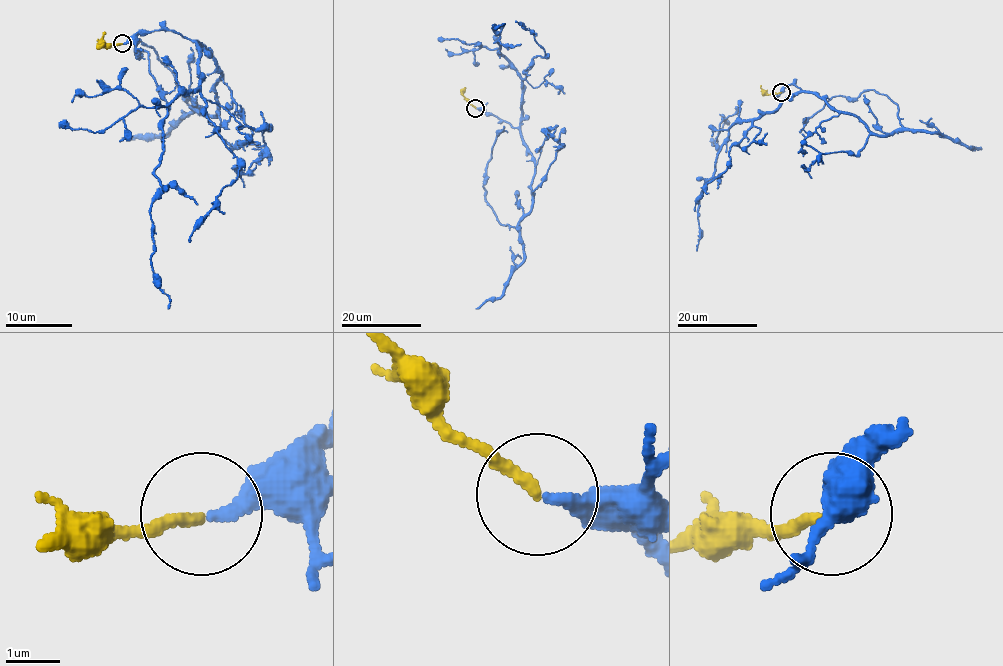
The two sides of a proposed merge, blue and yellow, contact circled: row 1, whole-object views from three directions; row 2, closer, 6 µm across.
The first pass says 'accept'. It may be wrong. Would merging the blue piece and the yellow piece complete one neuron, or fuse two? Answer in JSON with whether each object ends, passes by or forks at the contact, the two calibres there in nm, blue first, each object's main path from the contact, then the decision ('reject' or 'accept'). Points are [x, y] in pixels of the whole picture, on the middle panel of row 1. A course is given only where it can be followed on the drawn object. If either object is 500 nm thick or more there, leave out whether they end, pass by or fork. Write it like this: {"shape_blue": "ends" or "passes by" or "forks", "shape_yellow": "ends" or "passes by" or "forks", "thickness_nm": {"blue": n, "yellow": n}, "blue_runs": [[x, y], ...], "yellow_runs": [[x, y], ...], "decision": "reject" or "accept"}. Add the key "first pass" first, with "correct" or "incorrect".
{"first pass": "correct", "shape_blue": "ends", "shape_yellow": "ends", "thickness_nm": {"blue": 240, "yellow": 200}, "blue_runs": [[476, 108], [519, 130], [532, 156], [531, 210], [517, 229], [502, 224], [486, 201], [487, 162], [504, 126]], "yellow_runs": [[475, 108], [463, 95], [465, 88]], "decision": "accept"}

